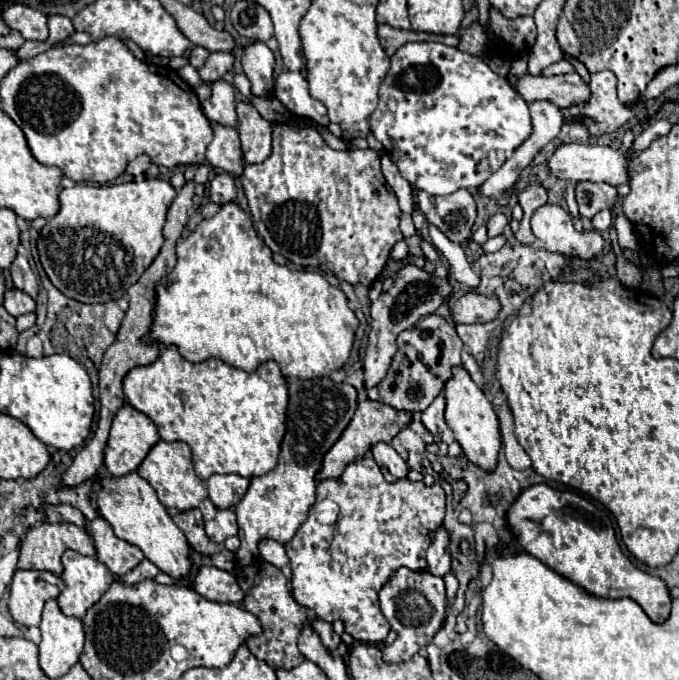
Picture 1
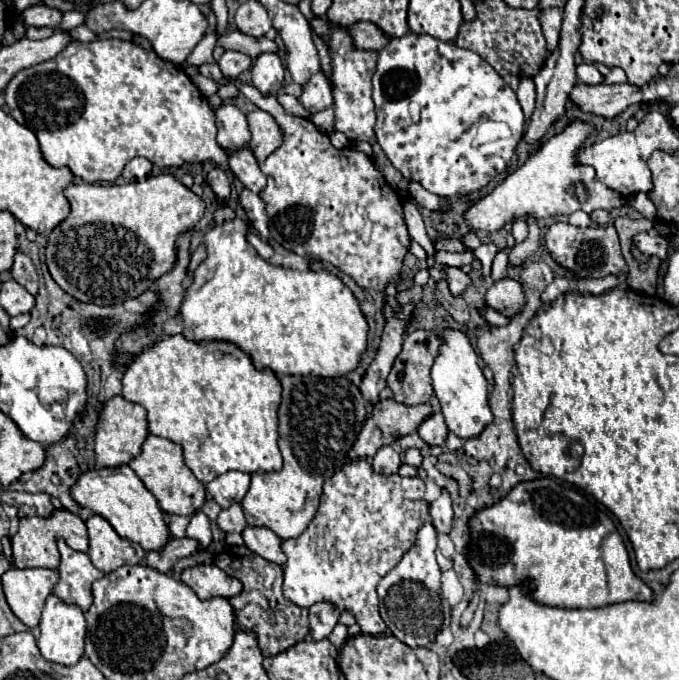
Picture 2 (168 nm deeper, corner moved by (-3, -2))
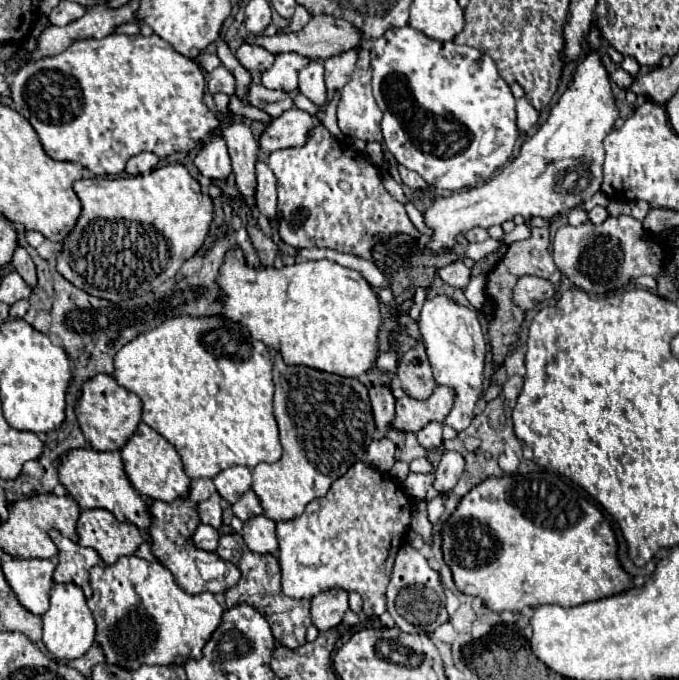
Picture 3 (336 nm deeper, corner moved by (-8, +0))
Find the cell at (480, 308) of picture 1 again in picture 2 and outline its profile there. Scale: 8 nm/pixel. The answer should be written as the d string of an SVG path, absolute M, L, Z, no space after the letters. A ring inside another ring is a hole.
M502 278L502 280L494 282L494 286L486 292L484 304L486 304L488 308L500 312L502 316L510 318L512 314L516 314L516 312L524 306L522 286L520 286L516 280Z

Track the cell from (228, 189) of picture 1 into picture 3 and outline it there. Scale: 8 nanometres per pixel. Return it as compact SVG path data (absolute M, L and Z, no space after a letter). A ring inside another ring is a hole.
M219 130L213 132L207 142L203 142L193 162L203 176L211 180L227 180L227 176L231 174L231 160L229 160L229 152Z

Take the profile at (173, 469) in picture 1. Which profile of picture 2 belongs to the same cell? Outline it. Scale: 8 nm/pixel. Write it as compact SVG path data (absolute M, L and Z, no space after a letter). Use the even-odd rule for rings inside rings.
M148 436L144 446L142 446L142 454L138 458L134 458L128 464L138 478L144 482L144 486L156 496L158 506L166 512L166 514L178 514L178 516L192 516L194 512L198 512L204 502L206 502L206 486L192 474L192 470L184 464L184 454L182 454L182 446L166 440L166 438L158 438L158 436Z

